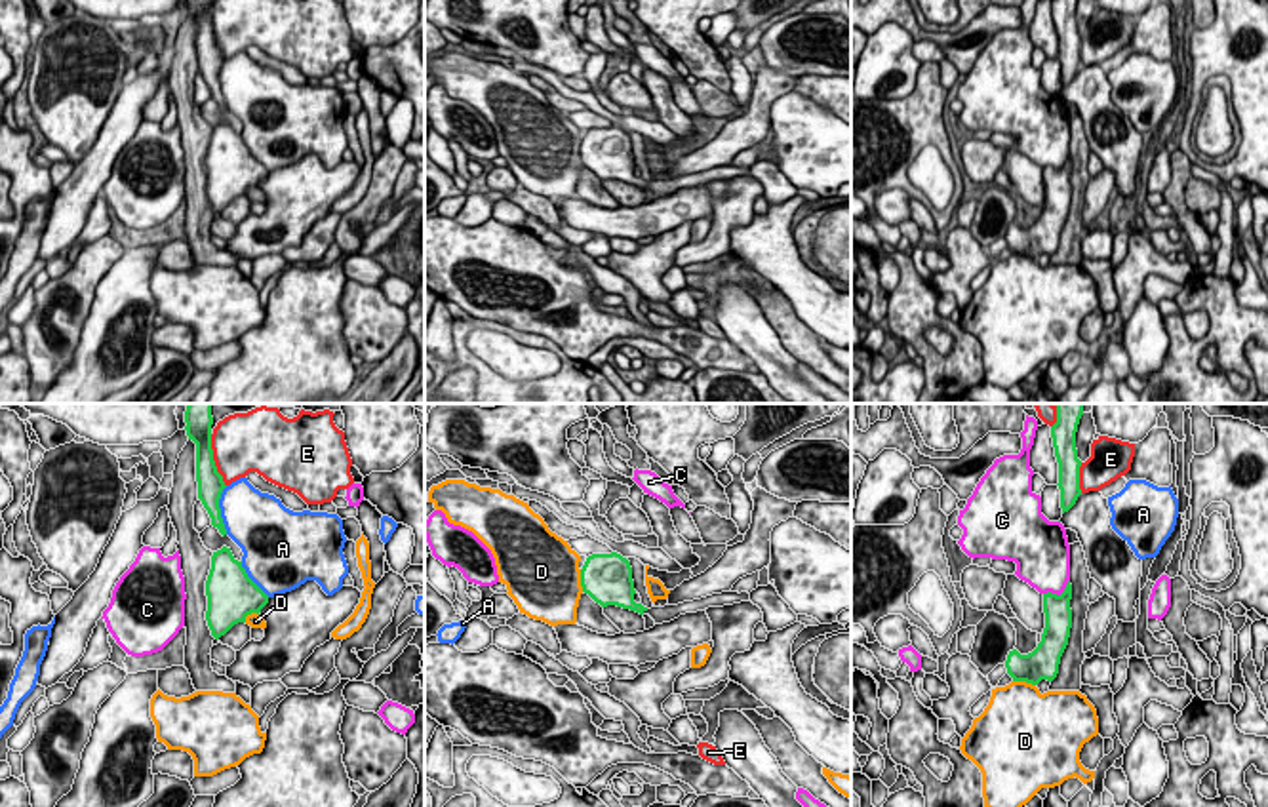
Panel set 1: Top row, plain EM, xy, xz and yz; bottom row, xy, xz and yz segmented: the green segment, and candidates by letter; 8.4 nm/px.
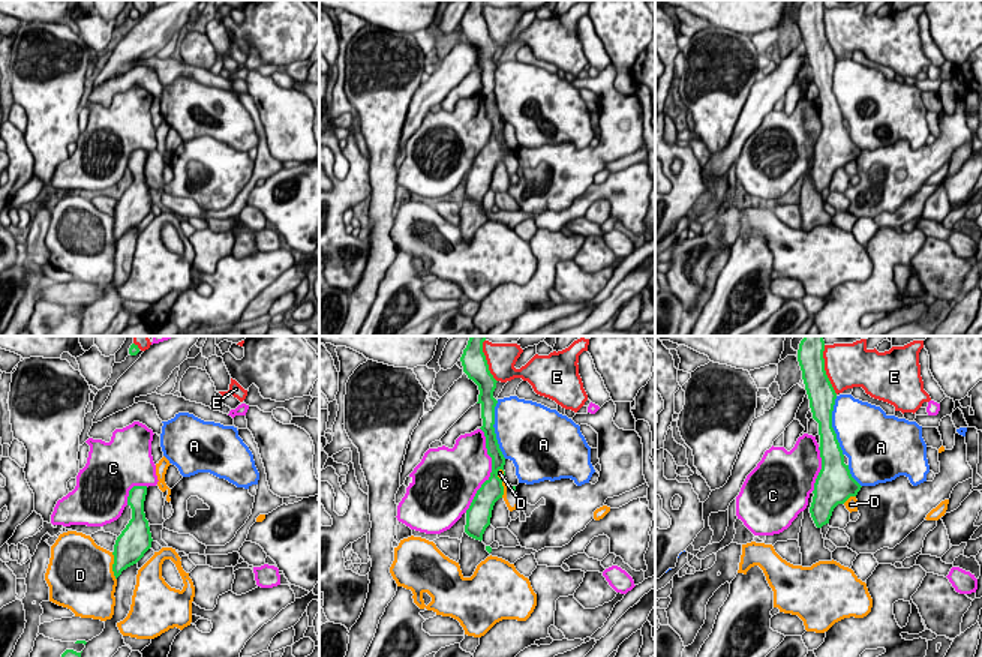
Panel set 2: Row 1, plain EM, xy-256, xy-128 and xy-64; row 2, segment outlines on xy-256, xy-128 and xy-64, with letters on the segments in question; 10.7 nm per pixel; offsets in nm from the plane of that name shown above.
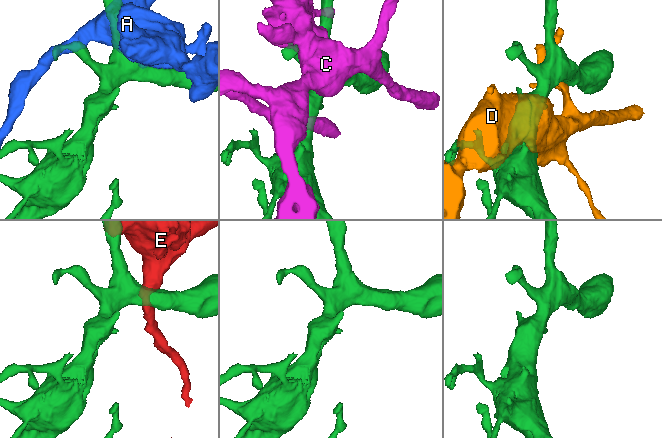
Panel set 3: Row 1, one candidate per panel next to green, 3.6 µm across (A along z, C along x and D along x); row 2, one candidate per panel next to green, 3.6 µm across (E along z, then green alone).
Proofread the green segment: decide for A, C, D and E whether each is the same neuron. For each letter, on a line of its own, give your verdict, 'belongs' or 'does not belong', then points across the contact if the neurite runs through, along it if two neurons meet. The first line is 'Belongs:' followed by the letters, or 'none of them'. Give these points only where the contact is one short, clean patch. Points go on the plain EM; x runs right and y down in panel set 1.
Belongs: none of them
A: does not belong
C: does not belong
D: does not belong
E: does not belong

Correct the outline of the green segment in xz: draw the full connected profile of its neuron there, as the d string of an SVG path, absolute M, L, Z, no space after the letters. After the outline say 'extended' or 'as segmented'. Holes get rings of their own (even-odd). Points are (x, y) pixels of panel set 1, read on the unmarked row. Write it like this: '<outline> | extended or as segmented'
M617 126L588 129L581 143L581 160L583 166L602 181L617 179L640 188L649 188L655 198L670 196L685 187L697 187L708 181L723 181L750 173L748 166L722 166L678 179L659 179L647 183L634 175L636 164L630 135Z | extended

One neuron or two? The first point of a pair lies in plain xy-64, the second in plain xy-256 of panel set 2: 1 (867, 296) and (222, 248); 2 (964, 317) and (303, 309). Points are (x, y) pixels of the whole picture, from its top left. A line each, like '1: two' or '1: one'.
1: one
2: one

